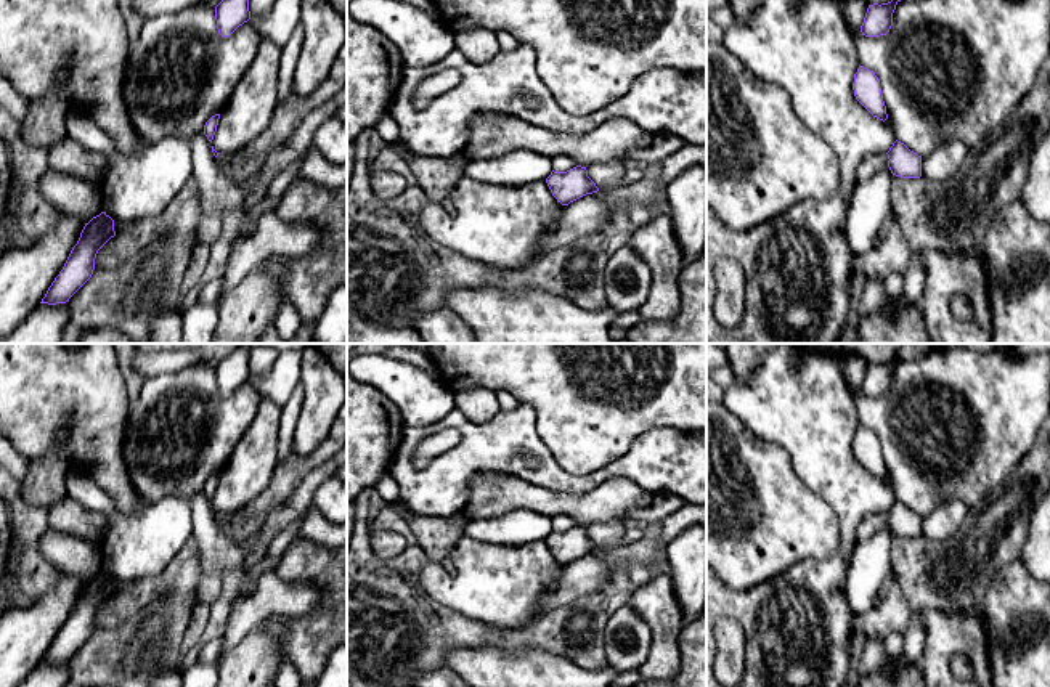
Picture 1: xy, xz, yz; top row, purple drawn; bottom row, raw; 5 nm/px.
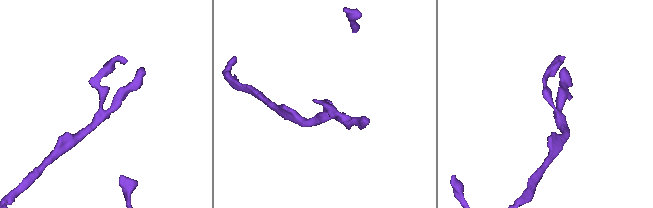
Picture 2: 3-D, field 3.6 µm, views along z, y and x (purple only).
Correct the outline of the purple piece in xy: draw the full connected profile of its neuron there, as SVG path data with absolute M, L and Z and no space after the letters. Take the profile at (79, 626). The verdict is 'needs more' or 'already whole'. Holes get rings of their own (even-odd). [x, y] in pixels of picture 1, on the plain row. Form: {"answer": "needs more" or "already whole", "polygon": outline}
{"answer": "already whole", "polygon": "M106 571L85 583L77 604L40 663L56 665L69 661L92 637L98 610L114 596L114 579Z"}

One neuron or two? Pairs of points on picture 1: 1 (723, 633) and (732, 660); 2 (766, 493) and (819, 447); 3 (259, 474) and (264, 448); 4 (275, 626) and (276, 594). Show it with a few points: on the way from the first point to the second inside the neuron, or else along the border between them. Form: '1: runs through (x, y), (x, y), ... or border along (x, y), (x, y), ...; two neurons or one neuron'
1: runs through (729, 639), (729, 654); one neuron
2: border along (769, 440), (789, 455), (793, 472), (819, 496); two neurons
3: border along (276, 442), (276, 455), (252, 463), (236, 487); two neurons
4: border along (286, 615), (275, 613), (262, 623); two neurons

